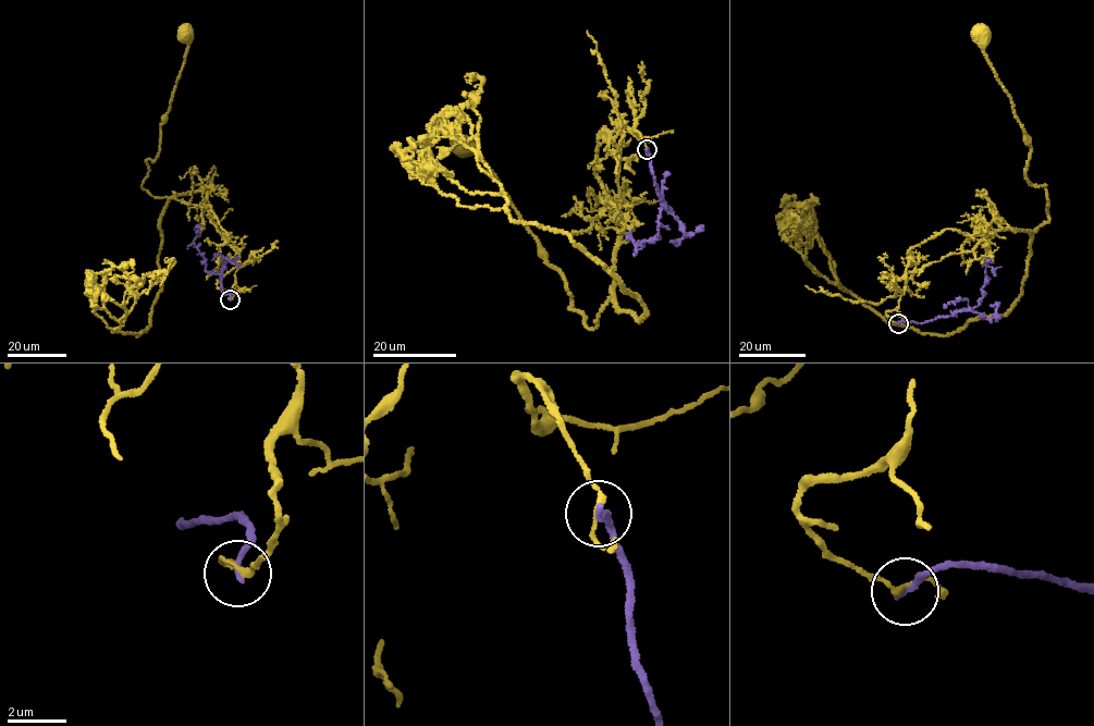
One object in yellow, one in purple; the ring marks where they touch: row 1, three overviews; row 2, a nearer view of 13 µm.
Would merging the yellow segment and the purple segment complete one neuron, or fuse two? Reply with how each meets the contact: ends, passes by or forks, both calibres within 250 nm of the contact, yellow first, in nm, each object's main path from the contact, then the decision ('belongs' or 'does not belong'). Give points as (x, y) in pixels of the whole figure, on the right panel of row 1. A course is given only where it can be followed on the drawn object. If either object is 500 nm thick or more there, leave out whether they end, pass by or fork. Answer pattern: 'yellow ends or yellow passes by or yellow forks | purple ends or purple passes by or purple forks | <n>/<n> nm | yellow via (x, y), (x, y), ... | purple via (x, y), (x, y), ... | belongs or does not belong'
yellow passes by | purple ends | 150/200 nm | yellow via (897, 323), (886, 312), (910, 248), (949, 229), (1047, 223), (1046, 186), (1025, 175), (1028, 136), (978, 32) | purple via (898, 323), (926, 322), (972, 309), (983, 296), (985, 268), (1002, 267) | does not belong

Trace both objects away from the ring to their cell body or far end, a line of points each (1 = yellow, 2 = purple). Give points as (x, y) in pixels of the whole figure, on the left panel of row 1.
1: (230, 299), (238, 248), (203, 205), (207, 193), (169, 197), (143, 188), (187, 47), (184, 32)
2: (229, 299), (231, 295), (221, 292), (219, 273), (205, 271), (204, 257), (194, 244), (197, 231), (194, 229)

